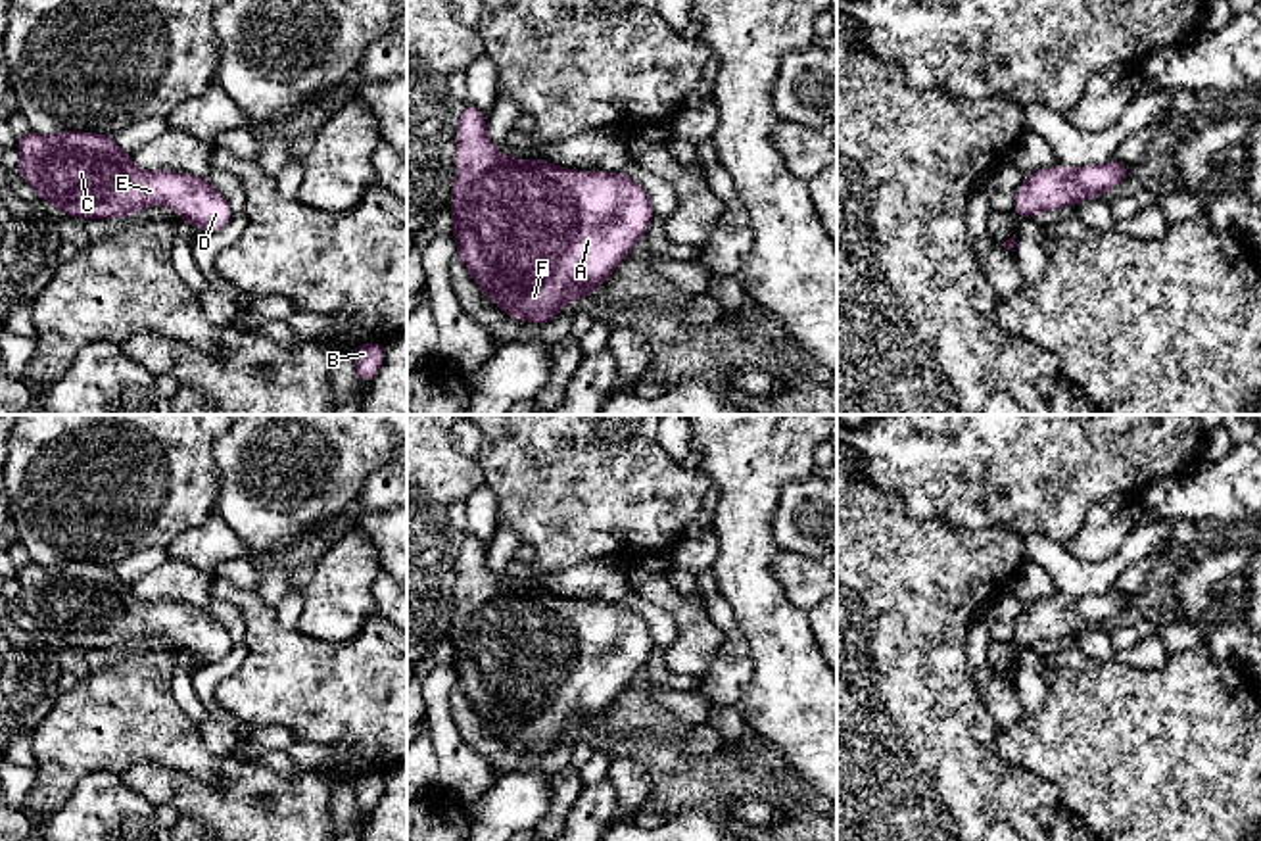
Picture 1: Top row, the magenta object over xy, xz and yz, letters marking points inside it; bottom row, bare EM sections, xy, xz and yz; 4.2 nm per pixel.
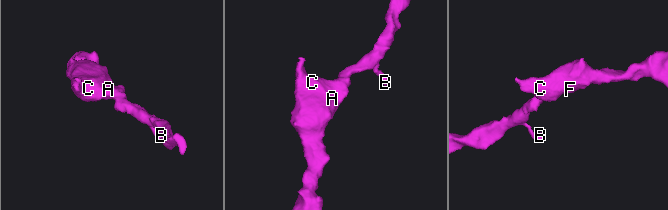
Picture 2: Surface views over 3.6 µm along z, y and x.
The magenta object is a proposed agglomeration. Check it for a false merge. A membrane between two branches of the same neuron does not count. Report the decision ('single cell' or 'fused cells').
single cell

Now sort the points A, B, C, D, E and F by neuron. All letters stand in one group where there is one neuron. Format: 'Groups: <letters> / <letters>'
Groups: A B C D E F

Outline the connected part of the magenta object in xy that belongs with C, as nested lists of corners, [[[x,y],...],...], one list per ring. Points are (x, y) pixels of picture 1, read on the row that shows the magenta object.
[[[29,131],[15,148],[23,180],[42,202],[77,219],[132,217],[142,207],[165,205],[213,234],[232,215],[226,198],[203,177],[140,169],[129,152],[102,132],[42,136]]]

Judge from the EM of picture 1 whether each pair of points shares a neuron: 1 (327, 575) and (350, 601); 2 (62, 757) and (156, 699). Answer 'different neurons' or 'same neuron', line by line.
1: same neuron
2: same neuron

